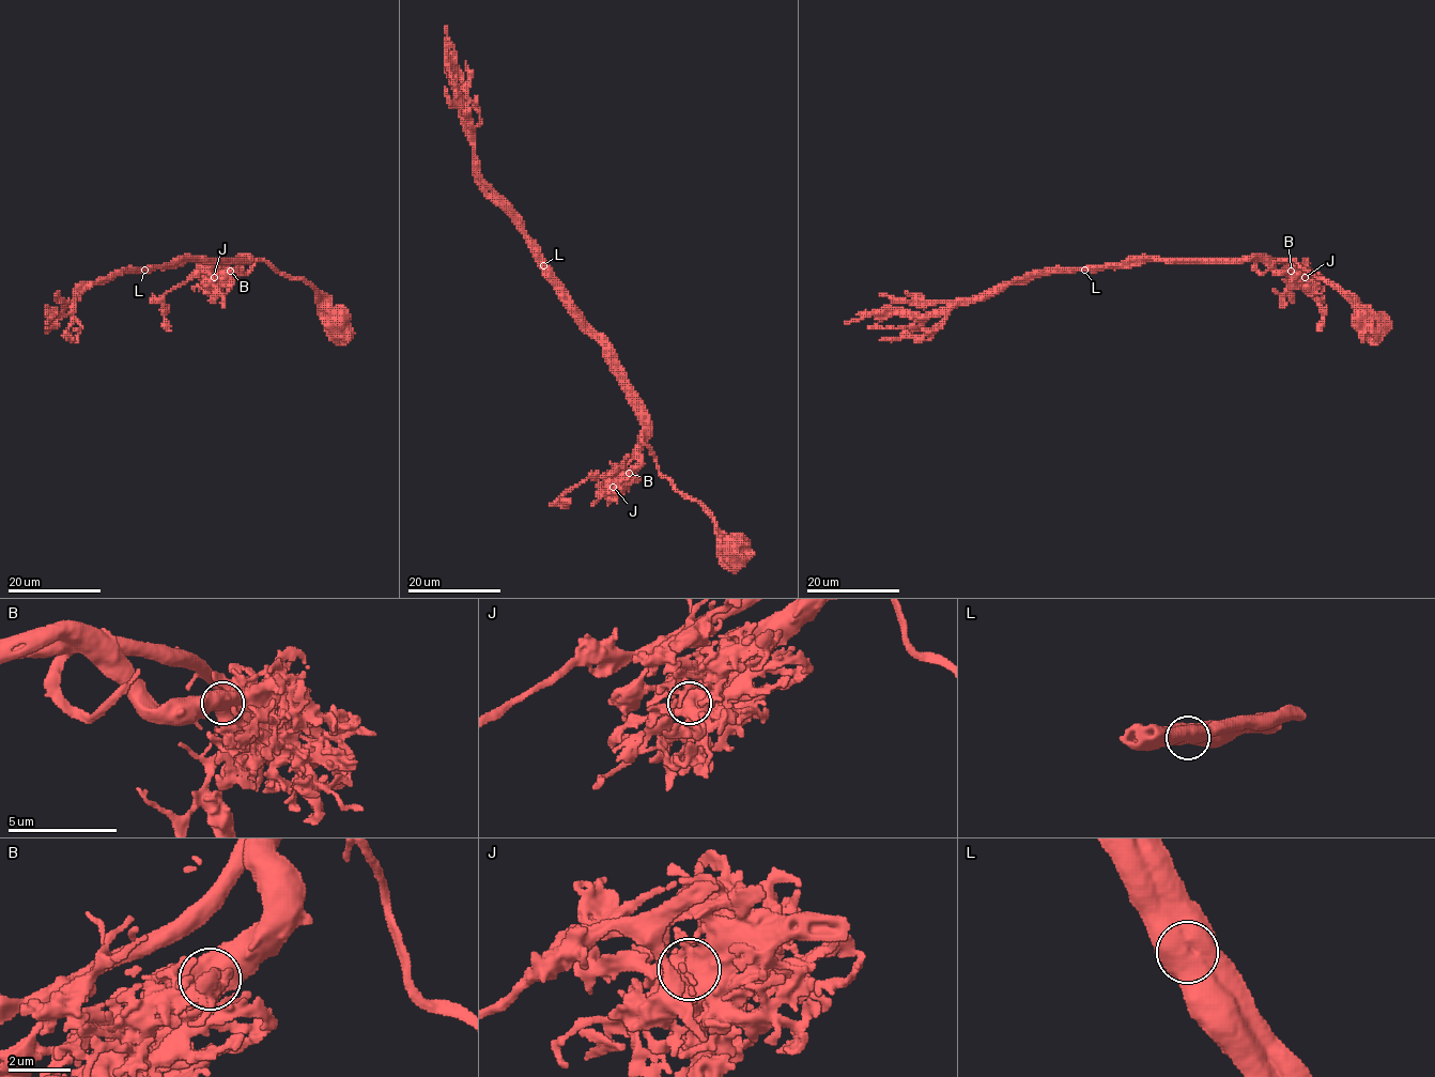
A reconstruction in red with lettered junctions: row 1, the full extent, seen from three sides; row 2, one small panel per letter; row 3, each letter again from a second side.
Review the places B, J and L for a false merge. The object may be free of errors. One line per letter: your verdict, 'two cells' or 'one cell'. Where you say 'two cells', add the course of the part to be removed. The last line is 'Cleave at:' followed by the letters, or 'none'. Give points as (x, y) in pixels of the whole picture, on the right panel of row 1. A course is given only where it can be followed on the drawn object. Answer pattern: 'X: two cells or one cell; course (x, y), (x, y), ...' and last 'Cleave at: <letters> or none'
B: one cell
J: one cell
L: two cells; course (1083, 270), (1165, 260), (1283, 260), (1313, 295), (1323, 314), (1323, 327), (1317, 332)
Cleave at: L

